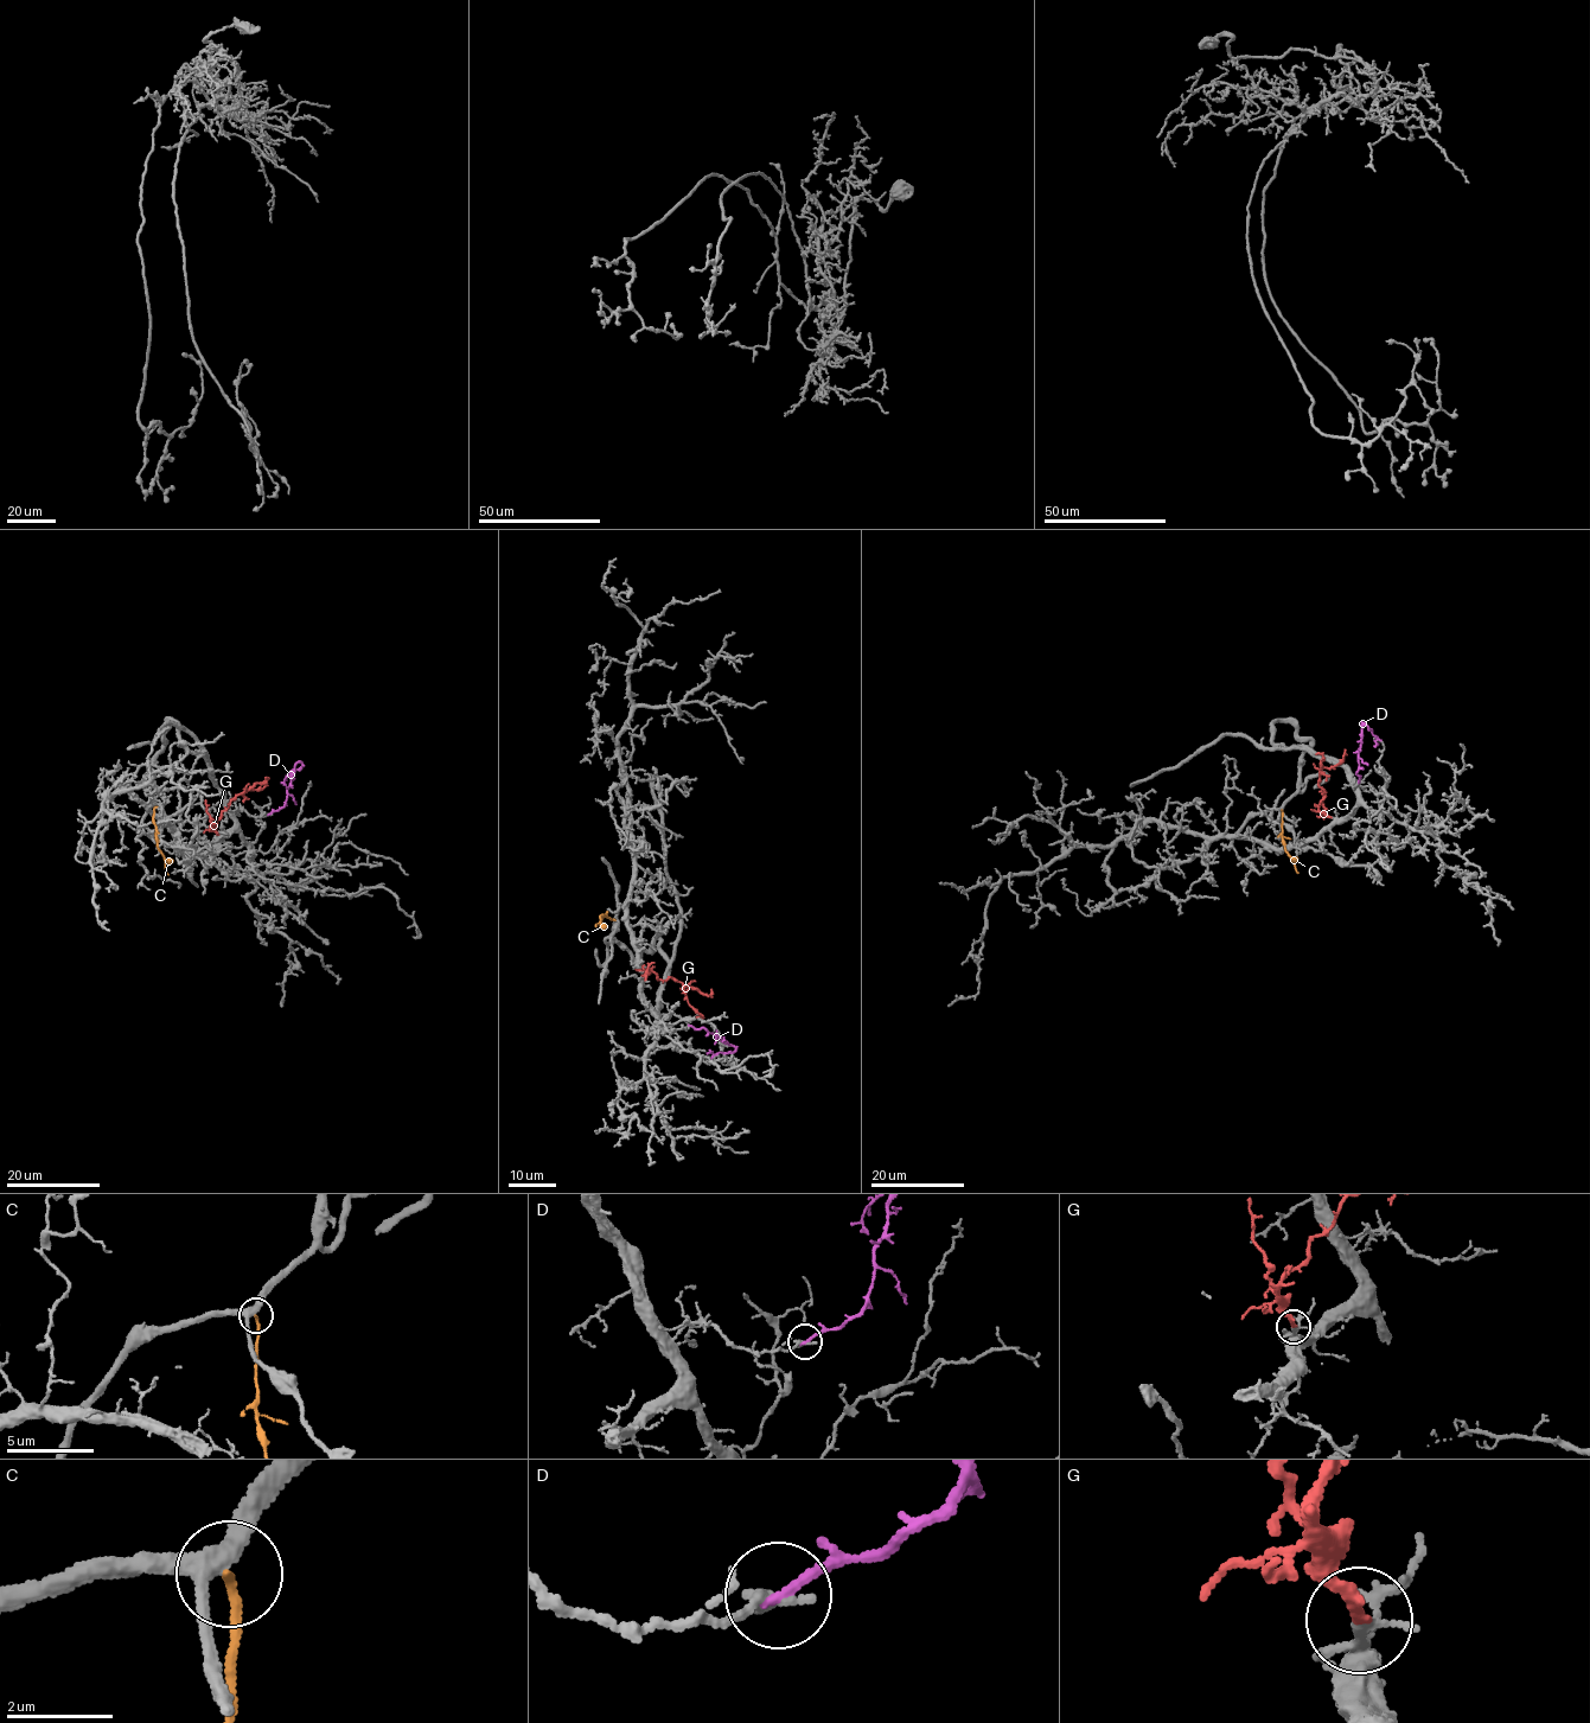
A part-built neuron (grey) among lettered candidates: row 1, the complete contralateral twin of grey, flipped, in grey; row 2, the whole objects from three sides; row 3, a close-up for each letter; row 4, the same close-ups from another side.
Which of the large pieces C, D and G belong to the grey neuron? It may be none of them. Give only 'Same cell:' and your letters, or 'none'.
Same cell: G

